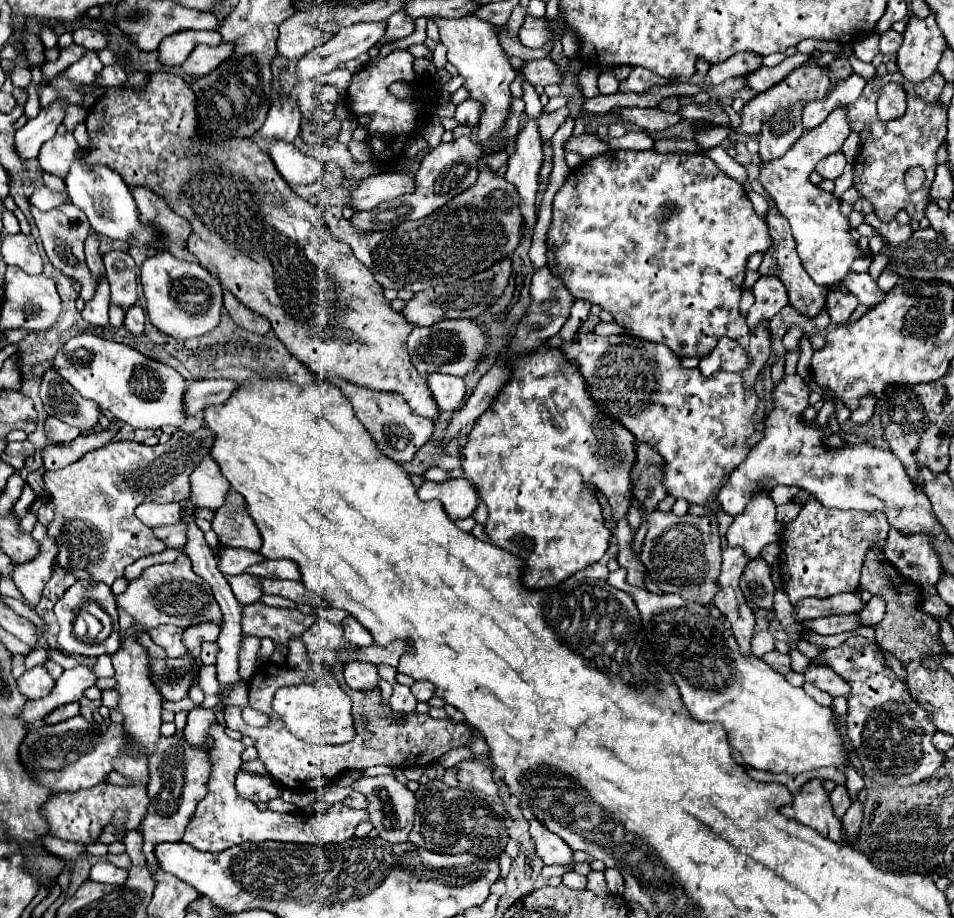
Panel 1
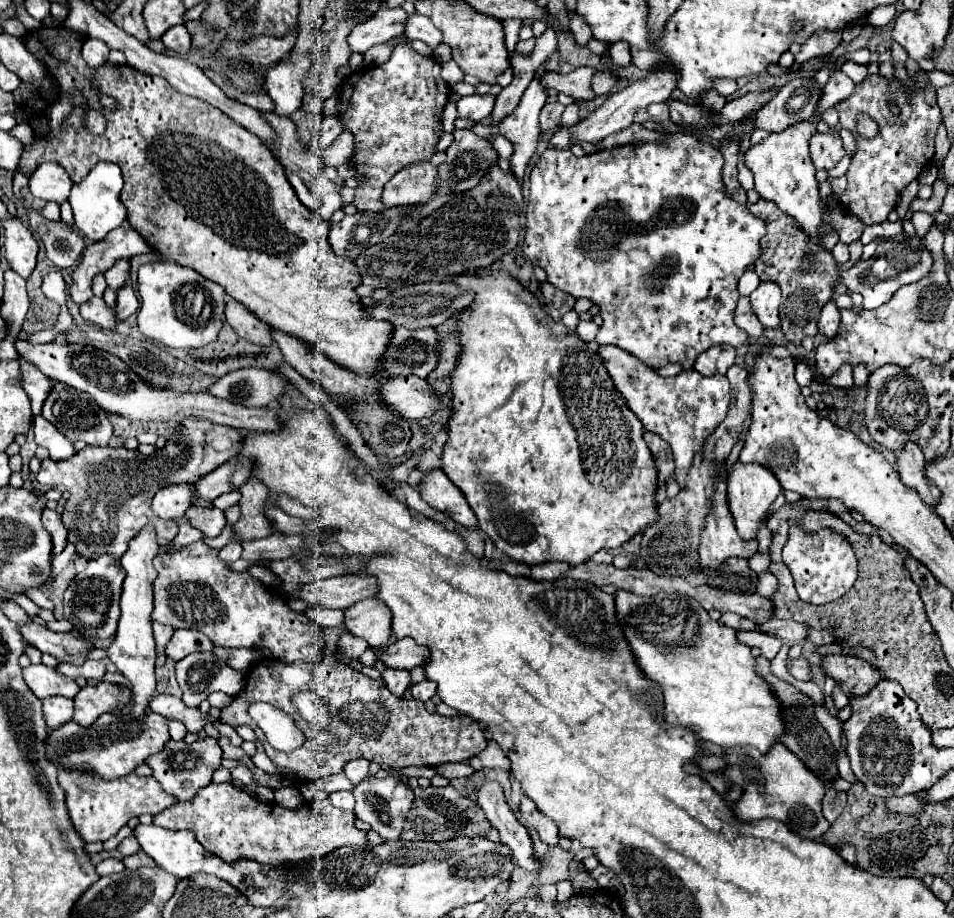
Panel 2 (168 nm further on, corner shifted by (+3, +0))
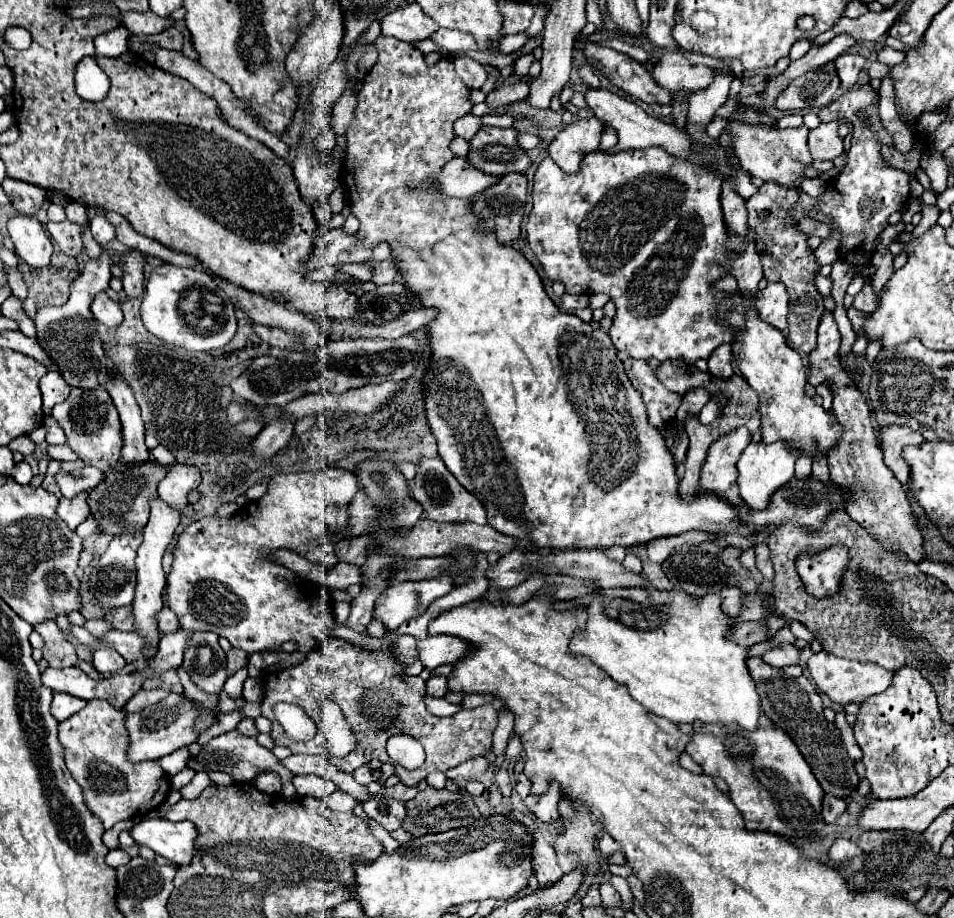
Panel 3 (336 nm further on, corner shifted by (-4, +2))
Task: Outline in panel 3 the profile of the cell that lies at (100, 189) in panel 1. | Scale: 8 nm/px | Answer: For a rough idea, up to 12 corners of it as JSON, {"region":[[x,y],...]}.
{"region":[[101,215],[91,221],[89,229],[99,245],[115,239],[115,229]]}

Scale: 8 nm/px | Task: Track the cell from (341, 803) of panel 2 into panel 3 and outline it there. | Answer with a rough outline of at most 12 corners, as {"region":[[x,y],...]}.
{"region":[[337,789],[325,799],[335,811],[353,811],[355,801],[349,793]]}

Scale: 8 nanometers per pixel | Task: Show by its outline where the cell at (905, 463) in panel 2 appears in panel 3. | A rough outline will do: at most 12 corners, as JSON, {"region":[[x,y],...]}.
{"region":[[899,425],[879,427],[885,465],[907,485],[903,445],[919,445],[919,431]]}

